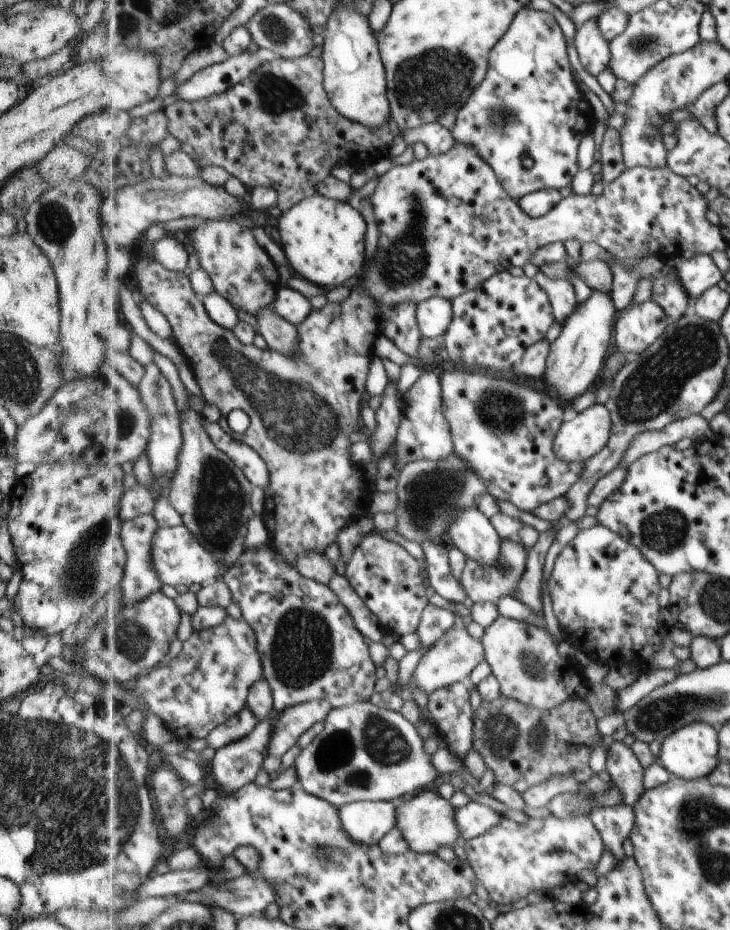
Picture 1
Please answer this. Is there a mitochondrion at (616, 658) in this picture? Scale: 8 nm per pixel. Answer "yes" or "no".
no

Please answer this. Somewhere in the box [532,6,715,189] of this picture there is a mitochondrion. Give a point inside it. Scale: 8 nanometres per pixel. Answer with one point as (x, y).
(642, 46)

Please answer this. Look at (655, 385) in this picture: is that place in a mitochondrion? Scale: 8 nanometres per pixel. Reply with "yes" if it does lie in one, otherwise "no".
yes

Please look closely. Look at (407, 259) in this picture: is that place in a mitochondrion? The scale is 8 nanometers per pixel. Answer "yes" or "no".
yes

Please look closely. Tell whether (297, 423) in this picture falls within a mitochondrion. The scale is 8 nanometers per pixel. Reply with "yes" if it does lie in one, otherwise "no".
yes

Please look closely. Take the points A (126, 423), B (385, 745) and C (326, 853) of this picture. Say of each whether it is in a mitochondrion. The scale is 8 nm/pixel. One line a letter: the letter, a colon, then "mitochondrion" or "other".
A: mitochondrion
B: mitochondrion
C: mitochondrion

